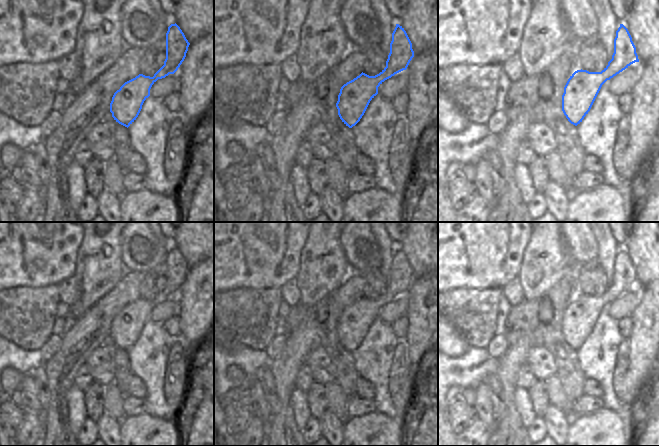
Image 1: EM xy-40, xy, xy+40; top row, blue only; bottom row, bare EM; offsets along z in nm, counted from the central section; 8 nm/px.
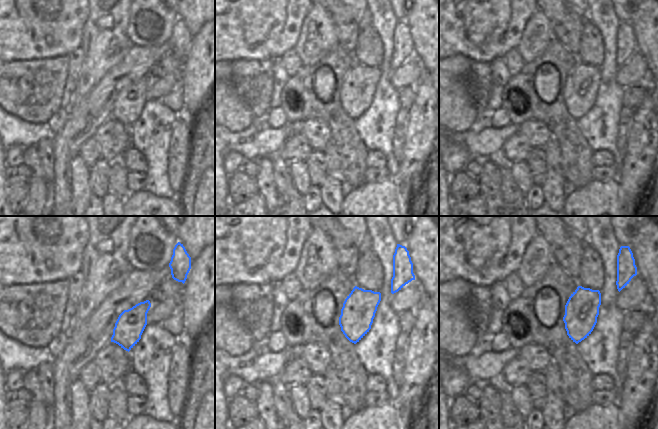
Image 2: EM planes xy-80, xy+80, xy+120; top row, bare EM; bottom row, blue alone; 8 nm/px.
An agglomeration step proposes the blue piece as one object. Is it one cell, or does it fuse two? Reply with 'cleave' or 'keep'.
keep

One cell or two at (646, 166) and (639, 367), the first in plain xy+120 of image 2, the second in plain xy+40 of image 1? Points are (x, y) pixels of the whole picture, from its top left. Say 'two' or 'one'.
one

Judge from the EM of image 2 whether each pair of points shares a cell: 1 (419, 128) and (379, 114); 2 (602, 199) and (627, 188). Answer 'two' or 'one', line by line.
1: two
2: two

